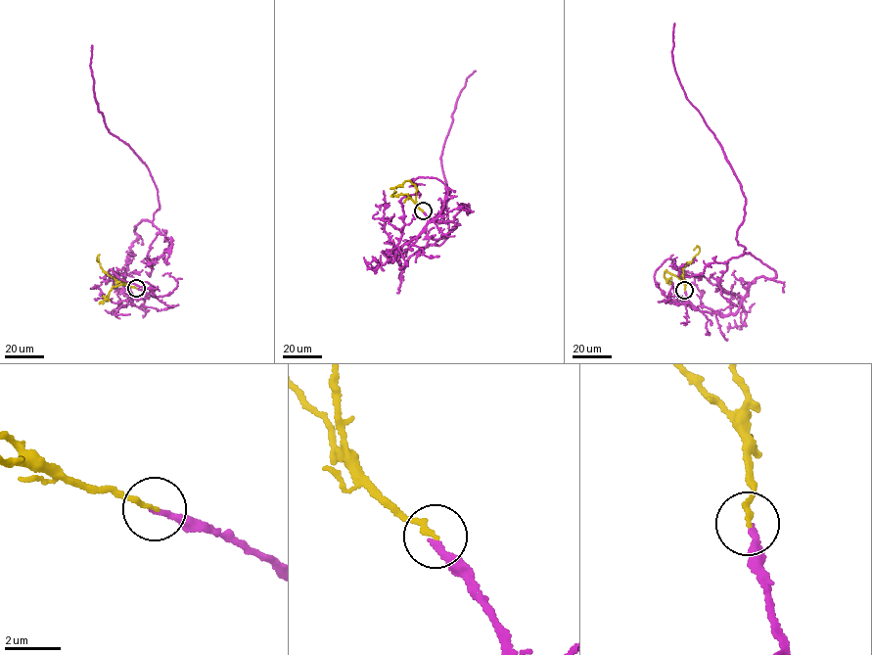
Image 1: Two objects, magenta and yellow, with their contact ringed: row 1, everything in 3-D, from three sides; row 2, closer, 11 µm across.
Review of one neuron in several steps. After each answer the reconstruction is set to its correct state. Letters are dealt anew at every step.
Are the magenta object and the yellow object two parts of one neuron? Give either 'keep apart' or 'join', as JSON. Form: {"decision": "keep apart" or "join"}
{"decision": "join"}

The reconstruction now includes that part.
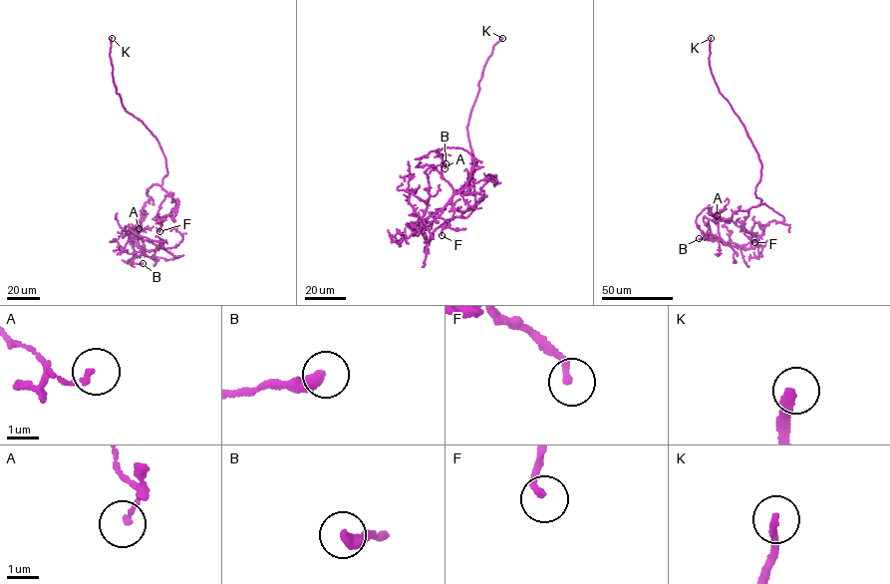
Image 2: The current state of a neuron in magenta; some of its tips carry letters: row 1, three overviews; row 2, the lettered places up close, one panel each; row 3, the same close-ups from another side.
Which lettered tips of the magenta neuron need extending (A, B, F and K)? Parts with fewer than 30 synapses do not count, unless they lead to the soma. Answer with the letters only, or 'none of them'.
K

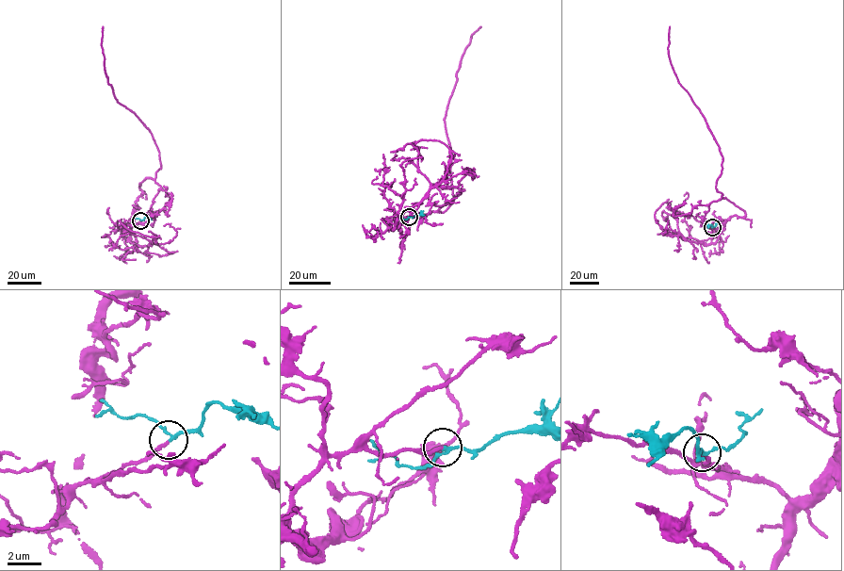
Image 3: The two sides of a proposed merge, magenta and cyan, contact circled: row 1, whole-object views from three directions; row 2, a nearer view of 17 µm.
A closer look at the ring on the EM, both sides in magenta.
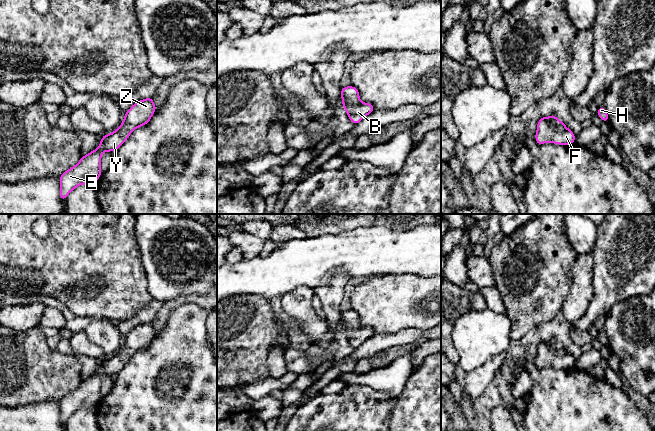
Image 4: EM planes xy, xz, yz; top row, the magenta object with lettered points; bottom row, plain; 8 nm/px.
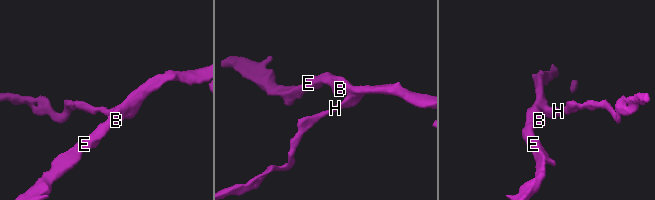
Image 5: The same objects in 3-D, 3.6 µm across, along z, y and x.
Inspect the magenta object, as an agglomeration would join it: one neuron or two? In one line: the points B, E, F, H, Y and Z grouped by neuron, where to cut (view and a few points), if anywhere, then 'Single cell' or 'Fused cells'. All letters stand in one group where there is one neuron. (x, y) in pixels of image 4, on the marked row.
Groups: B E F H Y Z. No split. Single cell

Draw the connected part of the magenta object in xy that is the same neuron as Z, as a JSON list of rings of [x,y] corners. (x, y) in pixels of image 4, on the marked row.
[[[152,96],[133,104],[117,130],[101,137],[96,150],[82,156],[75,166],[60,175],[60,199],[65,201],[67,195],[79,185],[95,184],[102,173],[100,164],[103,152],[118,150],[136,128],[149,123],[156,108]]]

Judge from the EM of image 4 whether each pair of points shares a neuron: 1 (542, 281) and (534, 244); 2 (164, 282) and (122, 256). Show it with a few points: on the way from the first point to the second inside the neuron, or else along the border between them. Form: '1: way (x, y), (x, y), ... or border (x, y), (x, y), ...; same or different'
1: way (534, 272), (534, 253); same
2: border (138, 247), (147, 281), (147, 290), (150, 293); different

